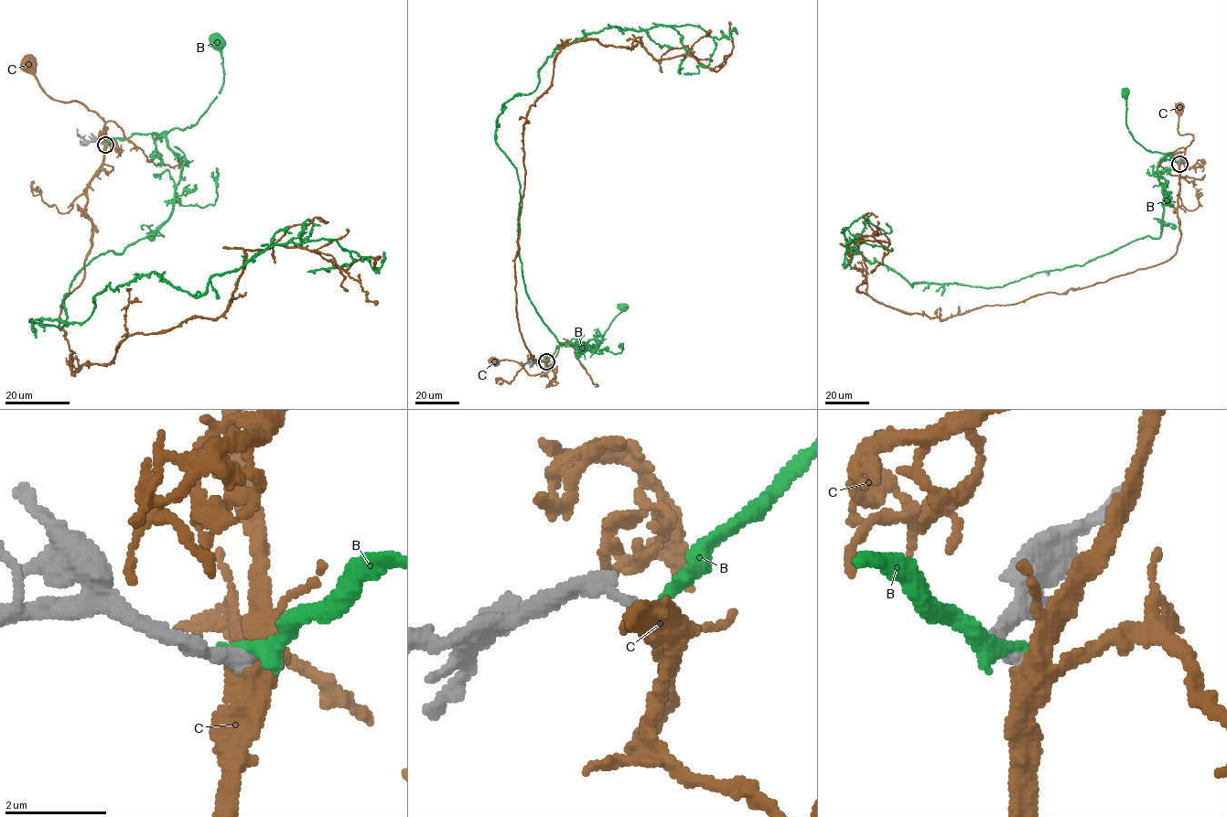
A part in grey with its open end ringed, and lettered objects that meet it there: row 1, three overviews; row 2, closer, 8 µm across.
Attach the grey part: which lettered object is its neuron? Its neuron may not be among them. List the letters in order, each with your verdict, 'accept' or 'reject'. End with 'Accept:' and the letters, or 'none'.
B: reject
C: accept
Accept: C

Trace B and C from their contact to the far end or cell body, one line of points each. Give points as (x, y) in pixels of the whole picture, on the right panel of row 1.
B: (1178, 163), (1163, 159), (1169, 152), (1152, 152), (1135, 139), (1126, 125), (1124, 93)
C: (1179, 164), (1193, 140), (1192, 134), (1178, 133), (1180, 108)

